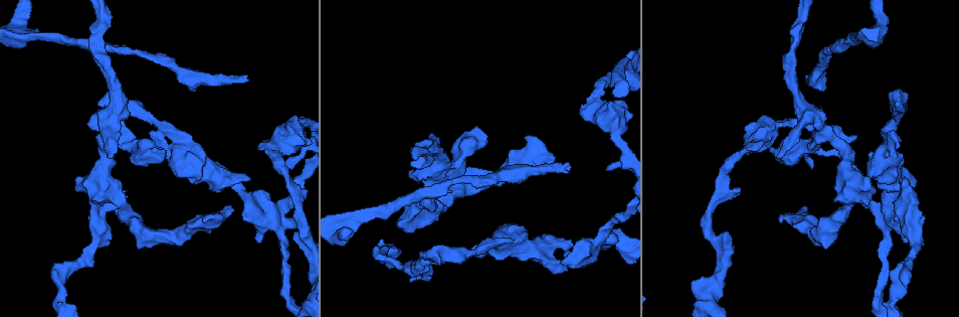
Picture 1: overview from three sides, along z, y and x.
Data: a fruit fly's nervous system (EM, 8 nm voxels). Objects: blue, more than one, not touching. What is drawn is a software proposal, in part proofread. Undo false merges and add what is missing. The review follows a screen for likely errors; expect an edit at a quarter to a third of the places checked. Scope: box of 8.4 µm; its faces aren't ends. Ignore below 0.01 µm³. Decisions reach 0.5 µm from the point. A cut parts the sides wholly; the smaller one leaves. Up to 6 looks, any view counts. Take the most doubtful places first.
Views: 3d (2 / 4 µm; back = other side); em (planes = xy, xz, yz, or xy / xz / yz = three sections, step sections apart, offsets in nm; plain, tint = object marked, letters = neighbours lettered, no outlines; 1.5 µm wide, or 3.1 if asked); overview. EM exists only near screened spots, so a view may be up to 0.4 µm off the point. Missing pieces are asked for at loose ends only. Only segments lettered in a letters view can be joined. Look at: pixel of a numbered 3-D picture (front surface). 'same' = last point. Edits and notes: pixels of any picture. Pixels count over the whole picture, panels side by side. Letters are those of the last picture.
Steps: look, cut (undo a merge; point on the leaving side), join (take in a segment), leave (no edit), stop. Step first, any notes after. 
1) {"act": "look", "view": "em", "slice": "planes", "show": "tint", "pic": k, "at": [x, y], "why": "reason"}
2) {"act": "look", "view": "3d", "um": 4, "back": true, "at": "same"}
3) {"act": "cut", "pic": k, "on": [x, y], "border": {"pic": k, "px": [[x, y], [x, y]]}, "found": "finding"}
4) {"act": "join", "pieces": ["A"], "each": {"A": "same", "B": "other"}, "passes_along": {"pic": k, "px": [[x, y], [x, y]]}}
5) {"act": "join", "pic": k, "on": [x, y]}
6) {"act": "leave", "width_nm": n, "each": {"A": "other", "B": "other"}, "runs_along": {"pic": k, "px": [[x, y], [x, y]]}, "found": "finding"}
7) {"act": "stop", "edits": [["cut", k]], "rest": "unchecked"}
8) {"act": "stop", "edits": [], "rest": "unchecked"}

{"act": "look", "view": "3d", "um": 2, "pic": 1, "at": [231, 207], "why": "branch stops here"}

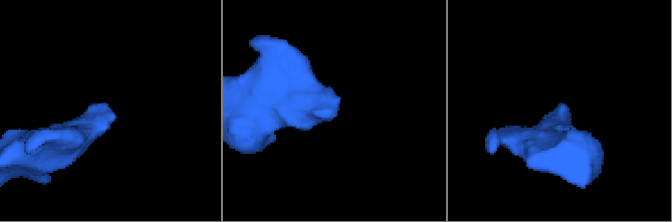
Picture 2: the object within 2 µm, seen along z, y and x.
{"act": "look", "view": "em", "slice": "planes", "show": "letters", "pic": 2, "at": [110, 112]}

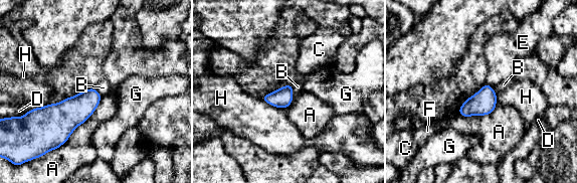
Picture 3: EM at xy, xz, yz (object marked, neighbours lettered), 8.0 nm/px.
{"act": "leave", "each": {"A": "other", "B": "other", "C": "other", "D": "other", "E": "other", "F": "other", "G": "other", "H": "other"}, "border": {"pic": 3, "px": [[292, 85], [294, 97]]}, "found": "none of them fits"}

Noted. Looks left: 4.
{"act": "look", "view": "3d", "um": 4, "pic": 1, "at": [778, 156], "why": "an open end"}

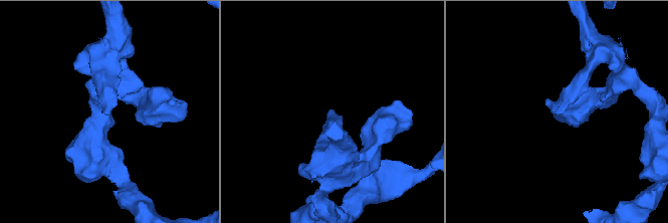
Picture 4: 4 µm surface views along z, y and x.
{"act": "look", "view": "em", "slice": "yz", "step": 4, "show": "plain", "pic": 4, "at": [106, 113], "why": "need the tissue"}

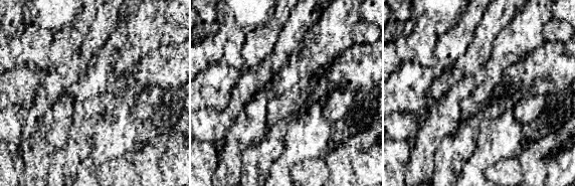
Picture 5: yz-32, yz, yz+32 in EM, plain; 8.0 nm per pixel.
{"act": "look", "view": "em", "slice": "yz", "step": 4, "show": "letters", "at": "same", "why": "see the neighbours"}

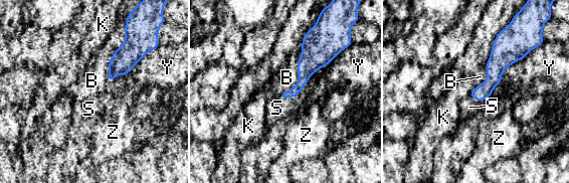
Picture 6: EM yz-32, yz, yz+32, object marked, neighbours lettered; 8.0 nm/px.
{"act": "join", "pieces": ["S"], "each": {"B": "other", "K": "other", "S": "same", "Y": "other", "Z": "other"}, "found": "the cell continues"}

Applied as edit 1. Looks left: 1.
{"act": "stop", "edits": [["join", 6]], "rest": "unchecked"}

